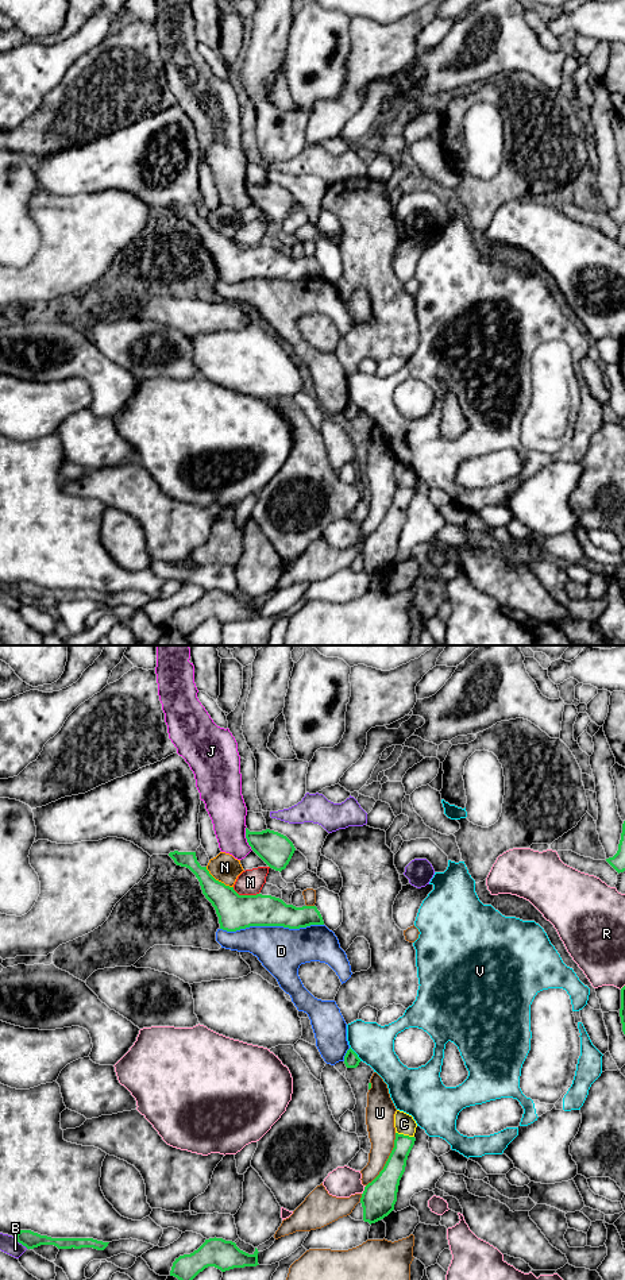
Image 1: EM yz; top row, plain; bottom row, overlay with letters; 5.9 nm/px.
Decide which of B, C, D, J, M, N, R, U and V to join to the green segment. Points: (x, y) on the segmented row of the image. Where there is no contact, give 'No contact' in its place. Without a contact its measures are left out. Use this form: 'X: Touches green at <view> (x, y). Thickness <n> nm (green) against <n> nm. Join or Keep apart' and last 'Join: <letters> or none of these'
B: Touches green at yz (20, 1242). Thickness 100 nm (green) against 110 nm. Keep apart
C: Touches green at yz (405, 1136). Thickness 120 nm (green) against 120 nm. Keep apart
D: Touches green at yz (272, 925). Thickness 220 nm (green) against 280 nm. Keep apart
J: Touches green at yz (246, 837). Thickness 200 nm (green) against 220 nm. Keep apart
M: Touches green at yz (246, 895). Thickness 220 nm (green) against 160 nm. Keep apart
N: Touches green at yz (218, 881). Thickness 220 nm (green) against 170 nm. Keep apart
R: Touches green at yz (365, 1190). Thickness 200 nm (green) against 190 nm. Keep apart
U: Touches green at yz (388, 1160). Thickness 200 nm (green) against 170 nm. Keep apart
V: Touches green at yz (355, 1053). Thickness 90 nm (green) against 240 nm. Keep apart
Join: none of these

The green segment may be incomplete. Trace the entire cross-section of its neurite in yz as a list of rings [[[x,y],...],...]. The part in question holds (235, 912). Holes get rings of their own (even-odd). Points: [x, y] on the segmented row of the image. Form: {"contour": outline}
{"contour": [[[170,852],[177,865],[189,868],[200,882],[202,894],[219,917],[220,929],[236,932],[250,926],[283,926],[300,929],[324,925],[316,906],[296,907],[271,895],[239,895],[234,887],[216,880],[197,861],[196,852]]]}

